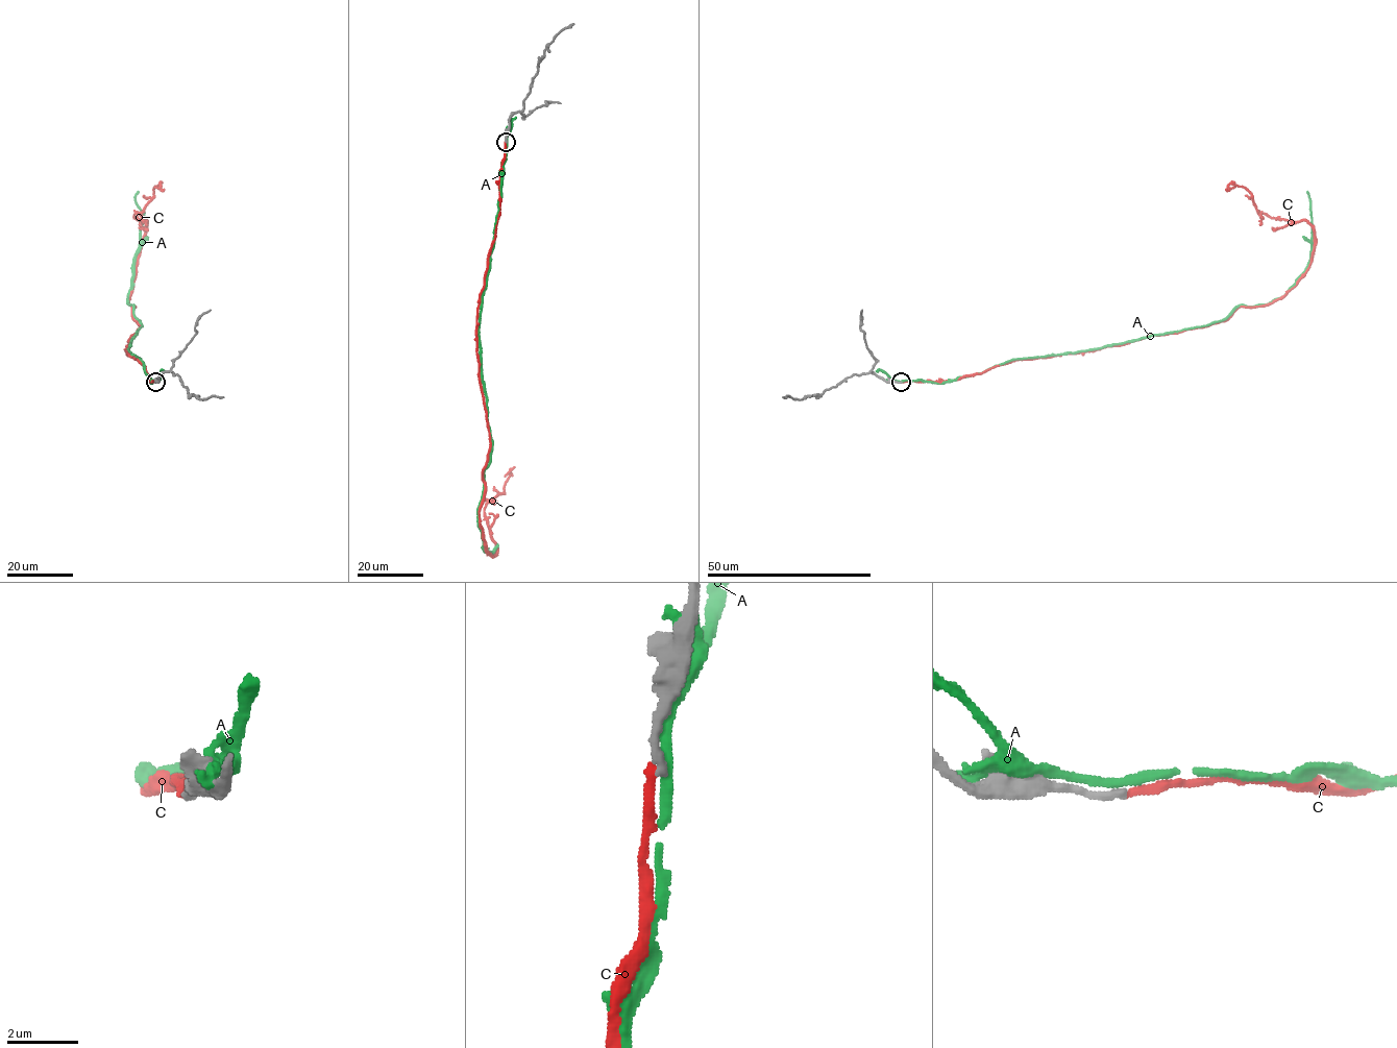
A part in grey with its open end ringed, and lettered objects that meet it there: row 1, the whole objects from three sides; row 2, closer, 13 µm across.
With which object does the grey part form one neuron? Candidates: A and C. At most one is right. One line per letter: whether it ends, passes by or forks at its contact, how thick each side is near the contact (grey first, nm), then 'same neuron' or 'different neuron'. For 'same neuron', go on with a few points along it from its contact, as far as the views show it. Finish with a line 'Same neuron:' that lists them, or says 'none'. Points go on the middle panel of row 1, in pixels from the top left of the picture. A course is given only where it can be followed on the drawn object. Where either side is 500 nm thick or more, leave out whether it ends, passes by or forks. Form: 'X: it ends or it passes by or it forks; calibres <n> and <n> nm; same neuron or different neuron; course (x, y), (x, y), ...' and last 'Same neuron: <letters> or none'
A: it passes by; calibres 240 and 260 nm; different neuron
C: it ends; calibres 240 and 240 nm; different neuron
Same neuron: none

